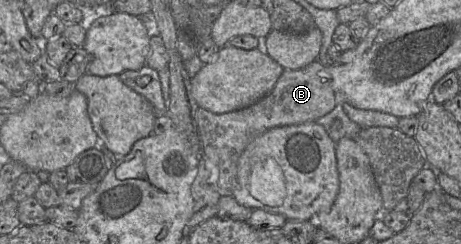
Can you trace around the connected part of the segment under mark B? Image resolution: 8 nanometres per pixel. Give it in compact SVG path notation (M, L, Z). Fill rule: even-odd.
M317 59L300 69L284 69L270 93L251 106L240 110L216 114L198 107L196 111L196 119L201 140L201 156L205 160L209 171L209 184L215 188L220 196L232 196L237 183L239 158L246 147L257 136L275 127L316 122L317 119L323 117L334 109L336 106L336 98L335 92L331 86L331 76L328 70L331 63L332 62L323 65Z

